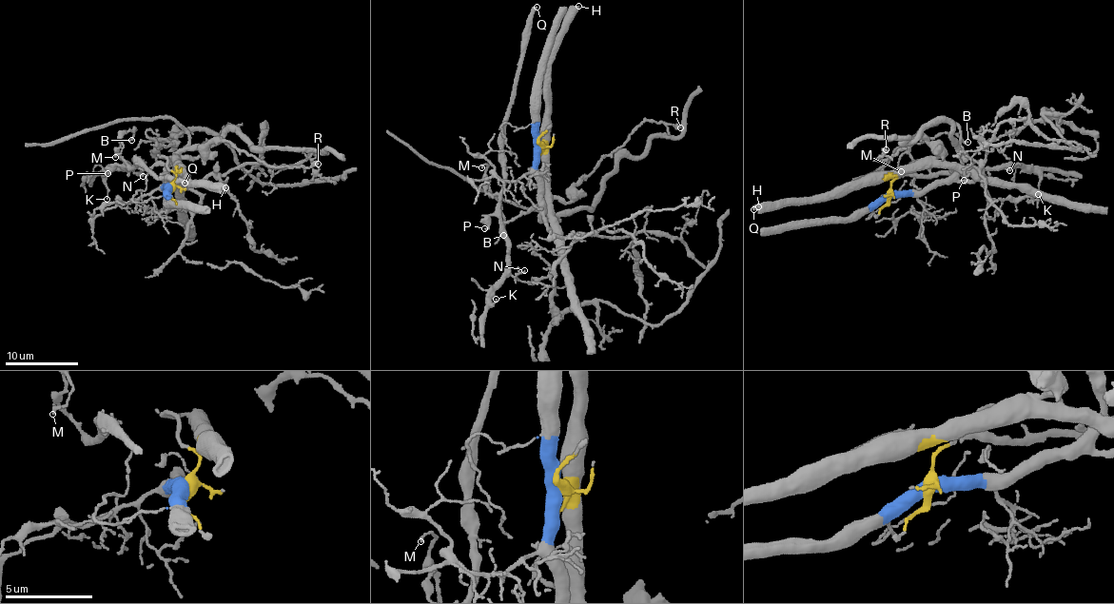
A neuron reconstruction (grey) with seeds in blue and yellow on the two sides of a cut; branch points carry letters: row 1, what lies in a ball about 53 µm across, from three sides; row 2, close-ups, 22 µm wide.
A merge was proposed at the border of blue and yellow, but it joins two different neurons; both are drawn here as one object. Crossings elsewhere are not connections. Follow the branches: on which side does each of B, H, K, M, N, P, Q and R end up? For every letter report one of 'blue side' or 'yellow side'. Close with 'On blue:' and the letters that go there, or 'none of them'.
B: yellow side
H: yellow side
K: yellow side
M: yellow side
N: yellow side
P: yellow side
Q: yellow side
R: yellow side
On blue: none of them

